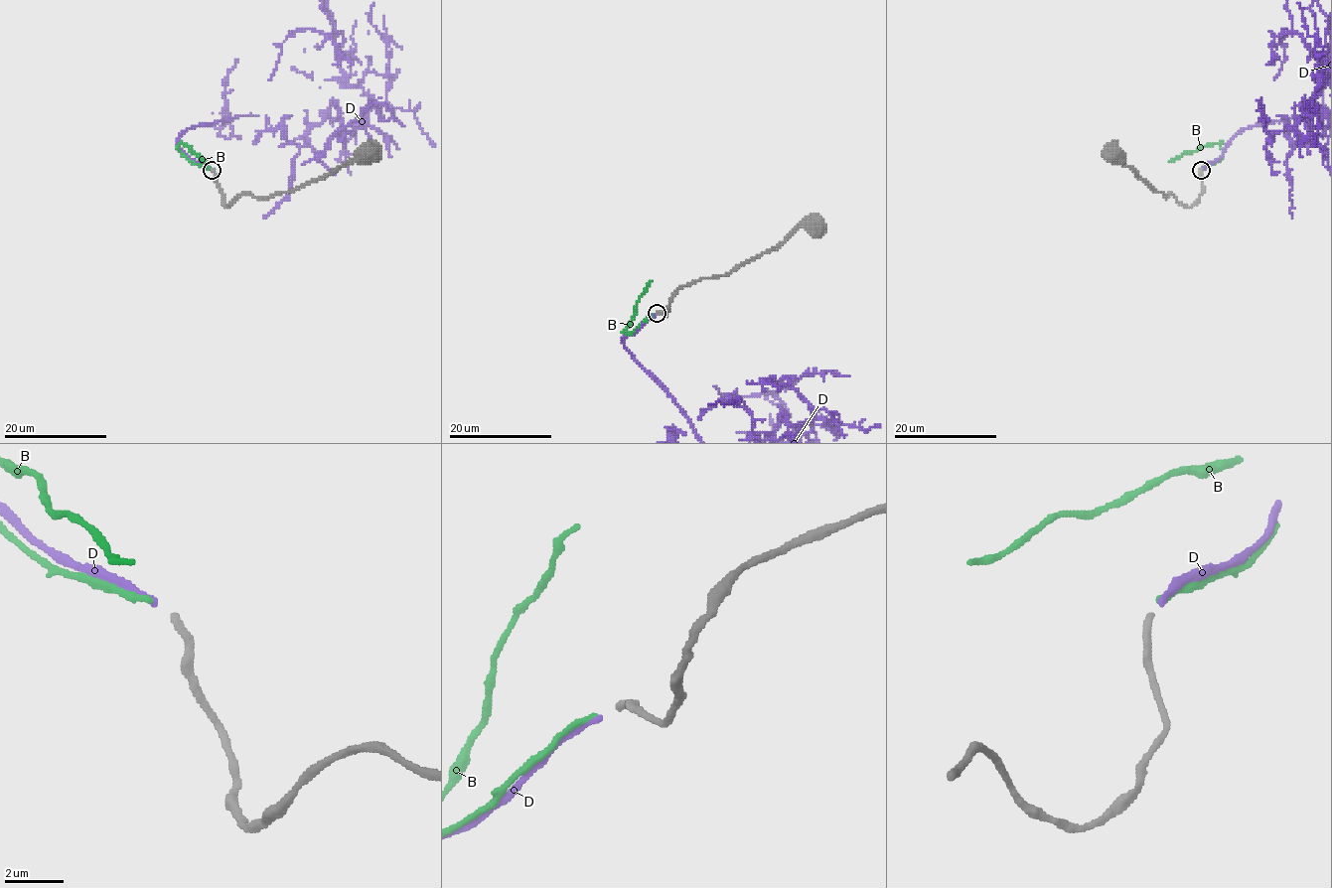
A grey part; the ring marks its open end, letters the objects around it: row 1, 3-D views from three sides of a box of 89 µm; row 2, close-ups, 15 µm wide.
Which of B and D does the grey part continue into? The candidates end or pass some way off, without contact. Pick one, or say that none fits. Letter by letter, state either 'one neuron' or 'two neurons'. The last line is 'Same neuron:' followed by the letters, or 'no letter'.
B: two neurons
D: one neuron
Same neuron: D

